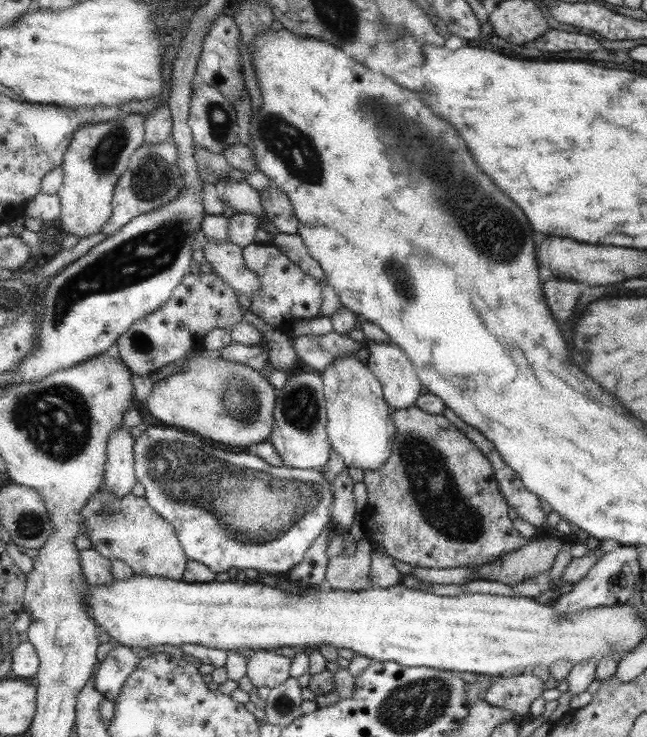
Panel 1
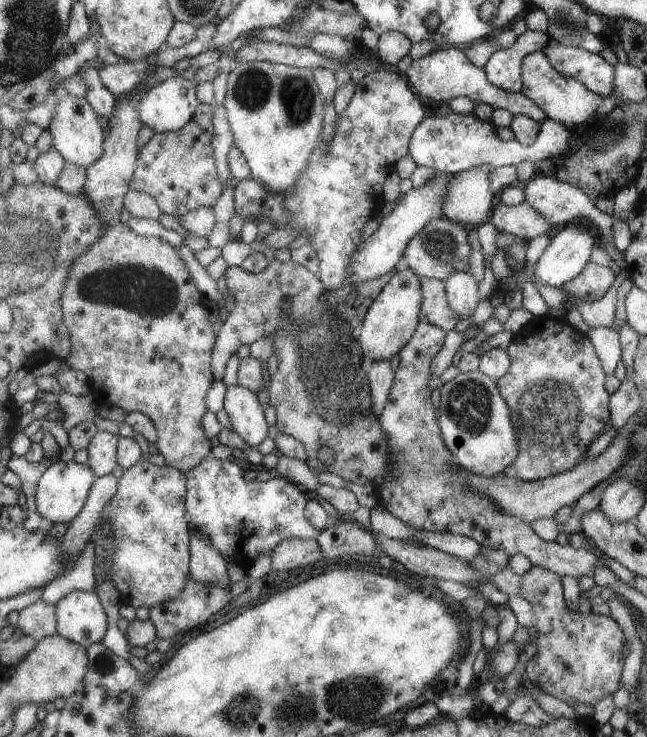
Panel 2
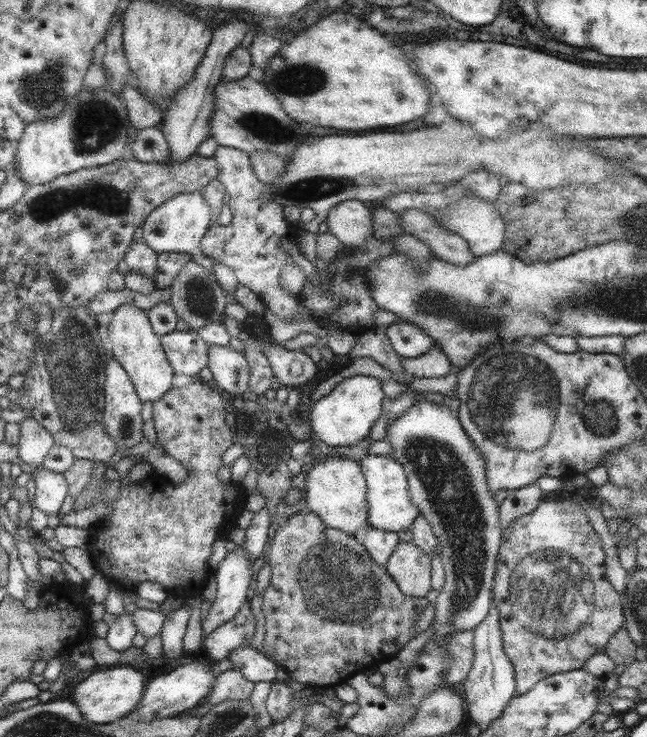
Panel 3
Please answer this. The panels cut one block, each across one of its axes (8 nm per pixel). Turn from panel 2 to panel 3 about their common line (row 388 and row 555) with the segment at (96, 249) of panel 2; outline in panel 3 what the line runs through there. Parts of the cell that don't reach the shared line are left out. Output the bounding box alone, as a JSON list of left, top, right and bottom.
[90,379,248,591]

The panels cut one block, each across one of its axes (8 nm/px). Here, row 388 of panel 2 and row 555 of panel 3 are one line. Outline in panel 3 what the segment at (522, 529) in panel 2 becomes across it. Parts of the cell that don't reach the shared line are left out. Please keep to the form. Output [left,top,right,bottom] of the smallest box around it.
[386,542,432,598]

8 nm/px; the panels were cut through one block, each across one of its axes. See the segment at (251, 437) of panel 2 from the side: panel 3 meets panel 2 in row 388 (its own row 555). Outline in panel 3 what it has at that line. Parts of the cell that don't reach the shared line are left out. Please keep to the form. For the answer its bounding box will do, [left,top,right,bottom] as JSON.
[203,546,252,638]

